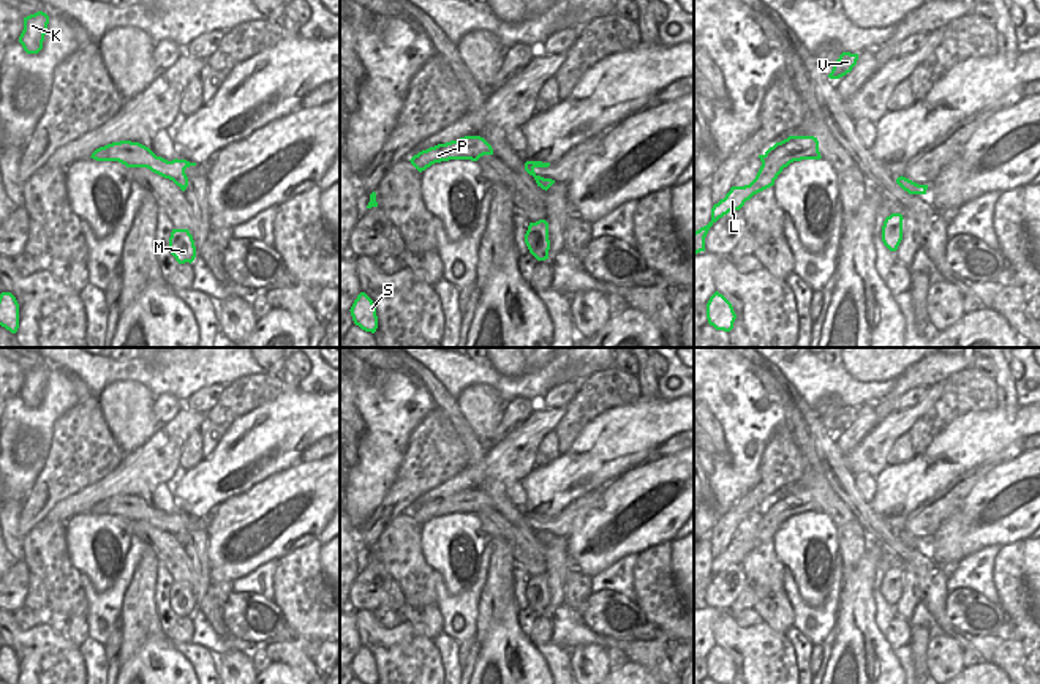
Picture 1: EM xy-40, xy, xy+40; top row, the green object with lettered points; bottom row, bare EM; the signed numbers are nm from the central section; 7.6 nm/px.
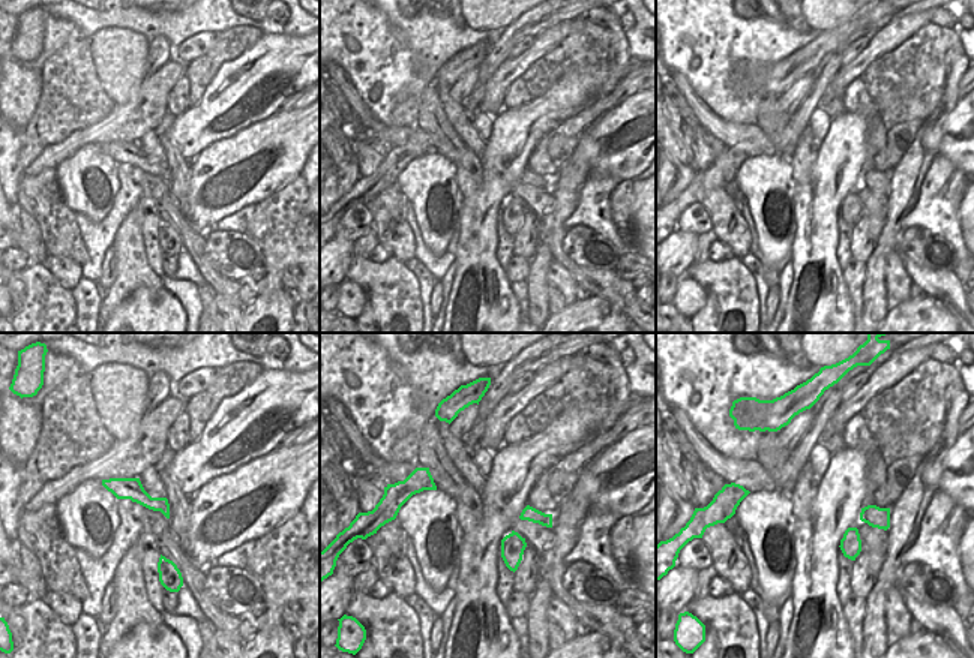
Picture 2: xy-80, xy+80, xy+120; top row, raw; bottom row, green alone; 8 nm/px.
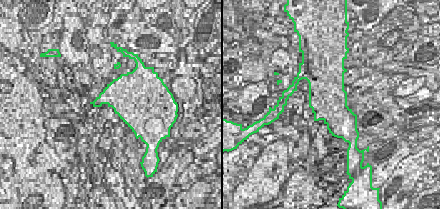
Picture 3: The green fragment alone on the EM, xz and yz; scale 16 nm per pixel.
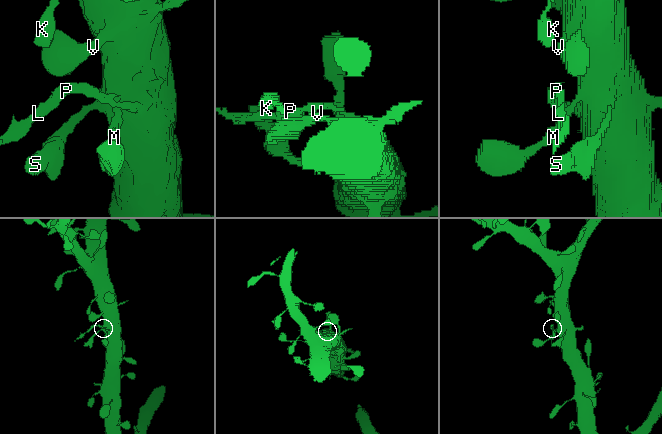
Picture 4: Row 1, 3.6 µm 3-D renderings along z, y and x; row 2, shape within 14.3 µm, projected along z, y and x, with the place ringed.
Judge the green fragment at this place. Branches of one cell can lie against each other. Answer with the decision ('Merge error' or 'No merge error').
No merge error.

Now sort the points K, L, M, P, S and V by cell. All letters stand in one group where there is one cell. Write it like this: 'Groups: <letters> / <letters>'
Groups: K L M P S V.

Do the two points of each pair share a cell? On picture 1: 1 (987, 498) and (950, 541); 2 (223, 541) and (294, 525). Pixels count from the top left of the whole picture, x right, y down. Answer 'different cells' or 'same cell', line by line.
1: same cell
2: same cell

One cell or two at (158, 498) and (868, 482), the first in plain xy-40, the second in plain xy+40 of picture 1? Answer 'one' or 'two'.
one

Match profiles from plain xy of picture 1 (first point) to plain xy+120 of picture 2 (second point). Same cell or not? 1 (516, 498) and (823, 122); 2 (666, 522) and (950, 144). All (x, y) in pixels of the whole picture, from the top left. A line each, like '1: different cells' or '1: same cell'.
1: same cell
2: same cell

